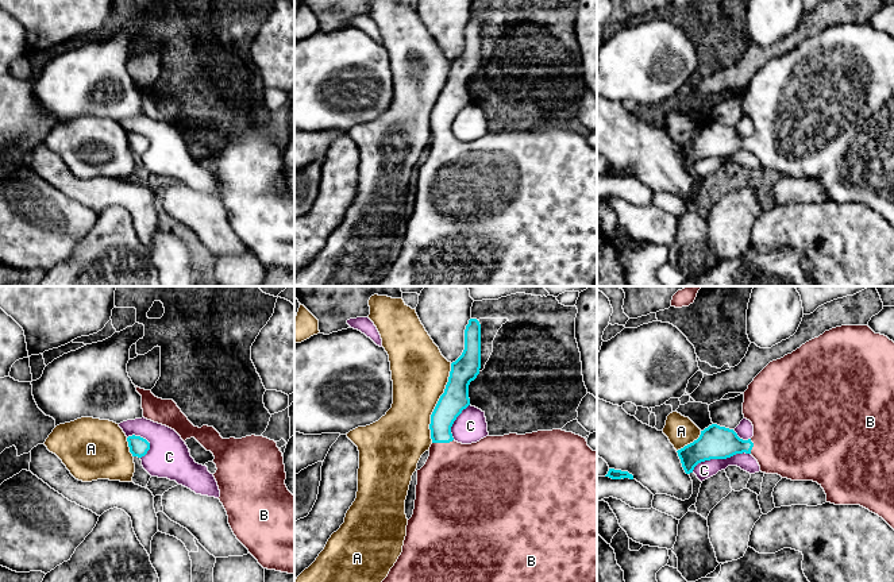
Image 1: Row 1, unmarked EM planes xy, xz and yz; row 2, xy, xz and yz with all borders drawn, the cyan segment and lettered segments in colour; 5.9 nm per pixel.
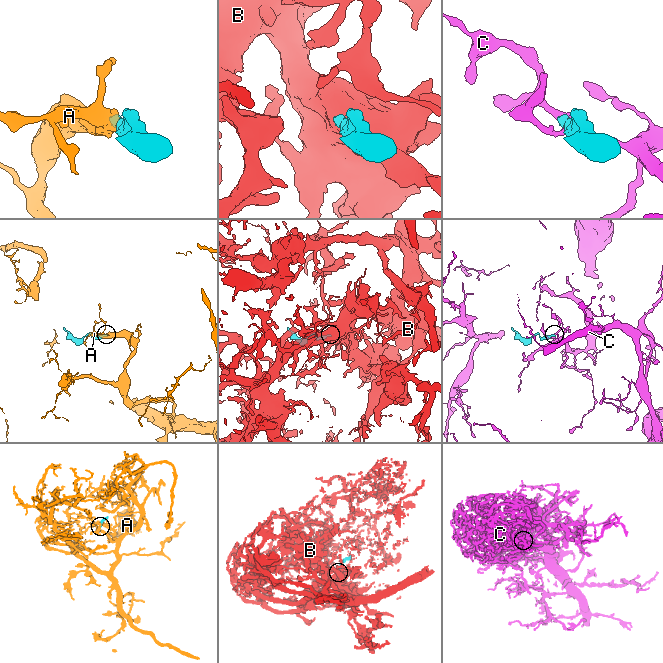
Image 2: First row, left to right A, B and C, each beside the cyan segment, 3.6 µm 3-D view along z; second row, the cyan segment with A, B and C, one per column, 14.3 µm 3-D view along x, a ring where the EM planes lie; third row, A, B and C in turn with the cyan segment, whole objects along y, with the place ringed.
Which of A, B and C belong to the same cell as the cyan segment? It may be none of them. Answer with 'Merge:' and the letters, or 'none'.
Merge: B

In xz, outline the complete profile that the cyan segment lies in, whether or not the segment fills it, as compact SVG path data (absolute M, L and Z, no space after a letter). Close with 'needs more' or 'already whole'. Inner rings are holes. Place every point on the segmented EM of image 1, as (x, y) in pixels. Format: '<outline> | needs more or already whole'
M470 319L465 329L465 350L451 363L444 393L431 415L432 444L425 465L417 470L415 509L408 520L402 552L382 582L597 582L597 451L587 446L585 438L562 429L486 436L471 444L455 442L451 427L462 411L470 405L469 385L477 378L479 369L481 324L477 319Z | needs more

